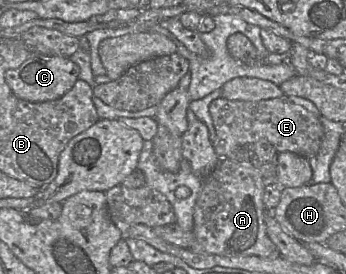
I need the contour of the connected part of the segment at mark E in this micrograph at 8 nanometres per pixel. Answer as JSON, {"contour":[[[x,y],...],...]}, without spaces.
{"contour":[[[285,95],[260,101],[218,98],[210,103],[209,113],[216,131],[212,146],[220,158],[225,158],[240,146],[267,140],[278,153],[292,152],[308,159],[318,153],[324,137],[320,120]]]}

